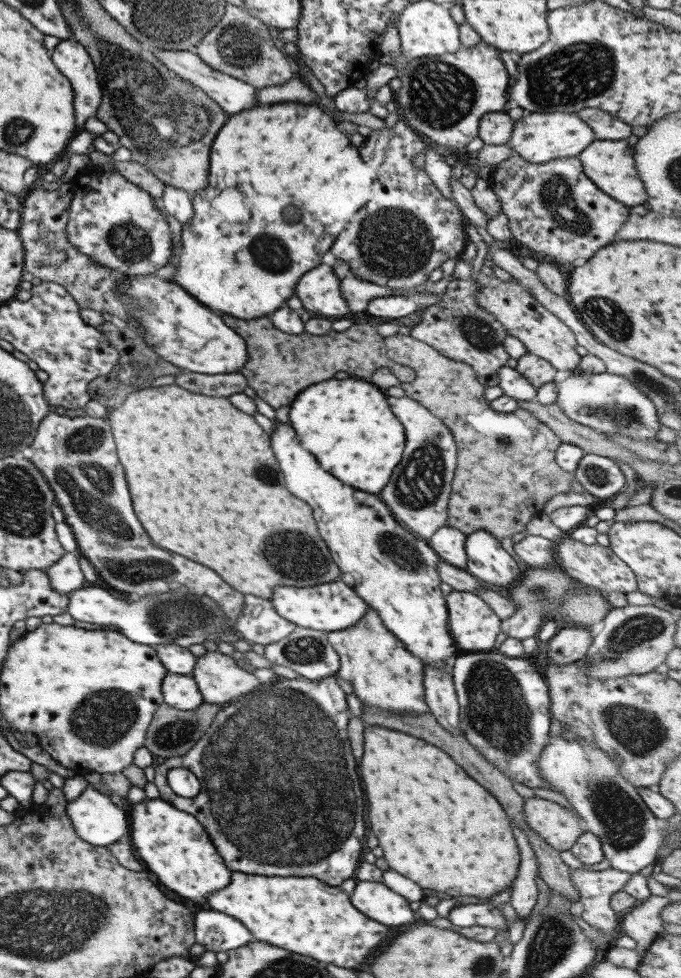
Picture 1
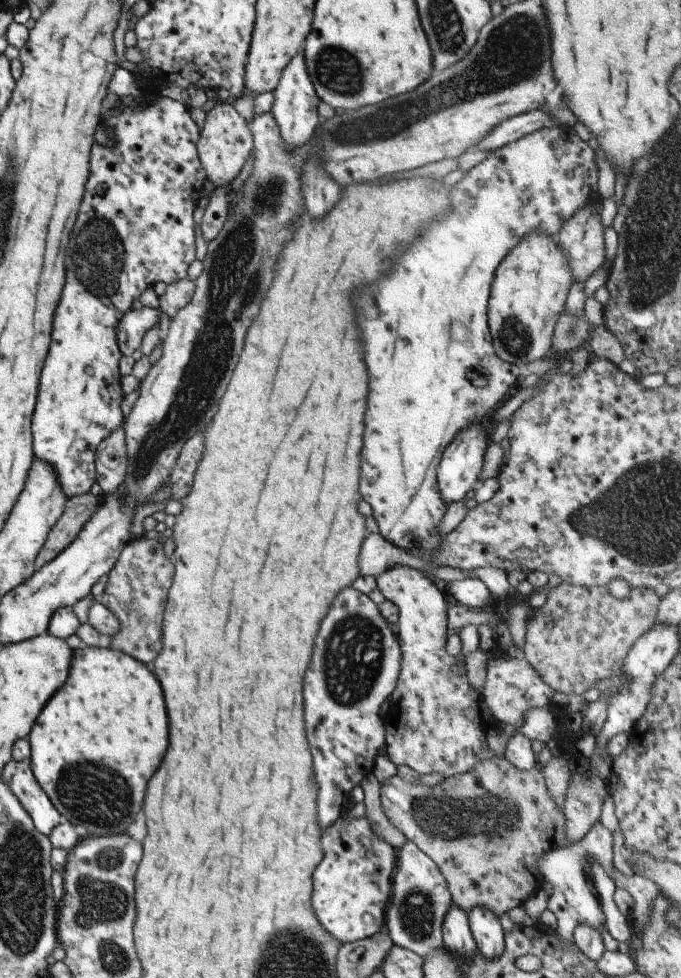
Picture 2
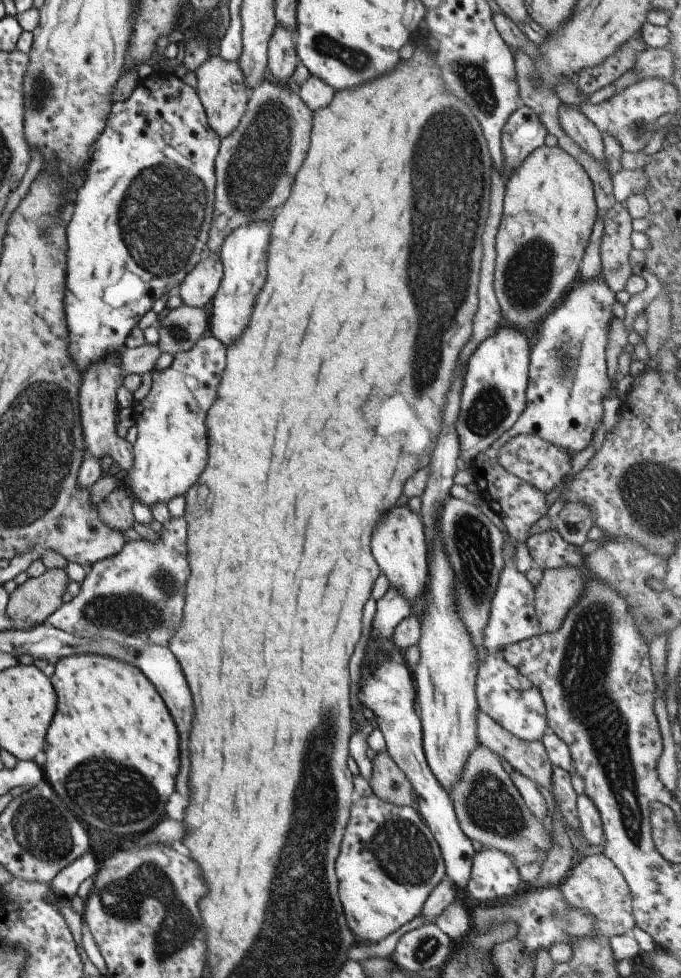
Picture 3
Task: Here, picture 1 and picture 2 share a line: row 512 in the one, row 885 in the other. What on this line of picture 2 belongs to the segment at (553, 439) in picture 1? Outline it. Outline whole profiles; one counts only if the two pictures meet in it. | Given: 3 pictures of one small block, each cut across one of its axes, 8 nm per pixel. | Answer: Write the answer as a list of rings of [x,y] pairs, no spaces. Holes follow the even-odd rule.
[[[504,755],[482,760],[470,771],[455,775],[454,777],[447,777],[442,783],[432,787],[428,787],[424,784],[411,785],[401,778],[393,776],[392,778],[380,782],[379,800],[381,808],[383,809],[383,814],[387,817],[387,820],[403,834],[409,842],[415,844],[419,850],[423,851],[423,854],[426,854],[435,863],[435,866],[439,869],[440,875],[445,879],[452,902],[459,908],[462,908],[466,914],[468,914],[469,909],[472,909],[474,906],[484,906],[499,917],[503,913],[507,913],[511,908],[515,908],[515,906],[523,906],[524,900],[530,895],[530,892],[538,889],[541,887],[541,884],[545,882],[536,869],[538,858],[542,858],[542,854],[549,849],[556,849],[557,847],[564,847],[565,845],[571,844],[566,840],[564,833],[566,818],[554,805],[552,798],[548,795],[541,768],[533,767],[526,771],[518,769],[516,766],[513,766]]]

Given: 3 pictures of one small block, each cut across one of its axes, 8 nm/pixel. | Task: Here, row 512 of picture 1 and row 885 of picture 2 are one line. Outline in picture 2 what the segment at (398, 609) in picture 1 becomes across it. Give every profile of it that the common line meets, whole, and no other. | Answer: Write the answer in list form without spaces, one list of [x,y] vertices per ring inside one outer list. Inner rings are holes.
[[[337,817],[320,836],[323,856],[312,872],[311,906],[319,924],[336,941],[355,942],[383,928],[396,852],[374,835],[368,818]]]

